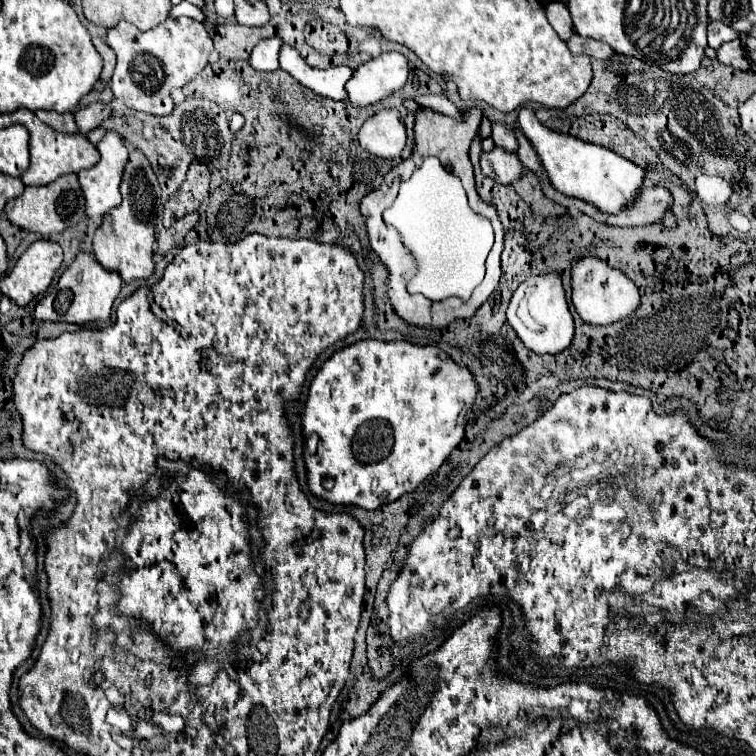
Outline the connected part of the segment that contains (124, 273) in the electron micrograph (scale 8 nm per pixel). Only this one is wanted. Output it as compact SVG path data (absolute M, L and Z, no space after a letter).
M127 143L127 147L129 147L129 161L125 167L123 183L121 183L123 201L117 209L105 215L103 225L95 231L95 237L93 237L93 251L97 261L109 271L119 273L125 283L135 279L149 279L155 273L155 261L153 261L155 231L153 229L155 229L155 215L159 207L159 197L161 197L157 177L151 171L147 157L139 149L135 149L131 143Z

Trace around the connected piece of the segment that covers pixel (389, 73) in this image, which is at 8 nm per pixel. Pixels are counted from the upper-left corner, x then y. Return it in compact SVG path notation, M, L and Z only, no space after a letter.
M381 53L379 57L363 63L345 89L353 107L371 107L395 91L401 91L407 83L409 67L401 53Z

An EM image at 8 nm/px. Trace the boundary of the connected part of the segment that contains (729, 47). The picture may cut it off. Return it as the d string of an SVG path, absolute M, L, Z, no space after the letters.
M739 39L727 41L717 49L717 61L723 65L731 65L731 61L737 57L743 57L743 47L741 47Z

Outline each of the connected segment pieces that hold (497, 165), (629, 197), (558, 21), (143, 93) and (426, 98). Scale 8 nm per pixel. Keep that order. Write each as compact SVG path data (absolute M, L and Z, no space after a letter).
M495 147L491 153L481 155L481 169L499 185L511 185L523 175L523 165L519 163L519 157L499 147Z
M525 107L519 111L517 125L525 133L525 137L531 141L531 145L535 147L543 167L547 169L551 185L559 193L567 197L583 199L585 203L591 203L595 209L609 213L609 215L619 215L621 211L637 203L637 197L645 181L645 171L637 167L635 163L619 157L617 153L609 149L603 149L591 143L583 143L571 135L555 133L543 127L537 121L535 113Z
M551 3L545 11L547 11L547 19L549 19L551 27L557 31L557 35L559 35L563 41L569 41L569 39L575 35L569 9L567 9L565 5L561 5L561 3Z
M191 17L167 19L149 31L139 31L133 23L119 21L109 29L105 41L117 53L117 67L109 81L115 99L125 103L129 109L157 117L171 115L175 107L171 91L181 89L195 79L195 75L205 69L213 53L213 41L205 25Z
M427 94L427 95L416 95L415 101L423 105L424 107L431 108L437 112L441 112L443 114L446 114L456 120L462 119L462 113L460 110L456 108L456 106L447 98L444 94L441 95L433 95L433 94Z

